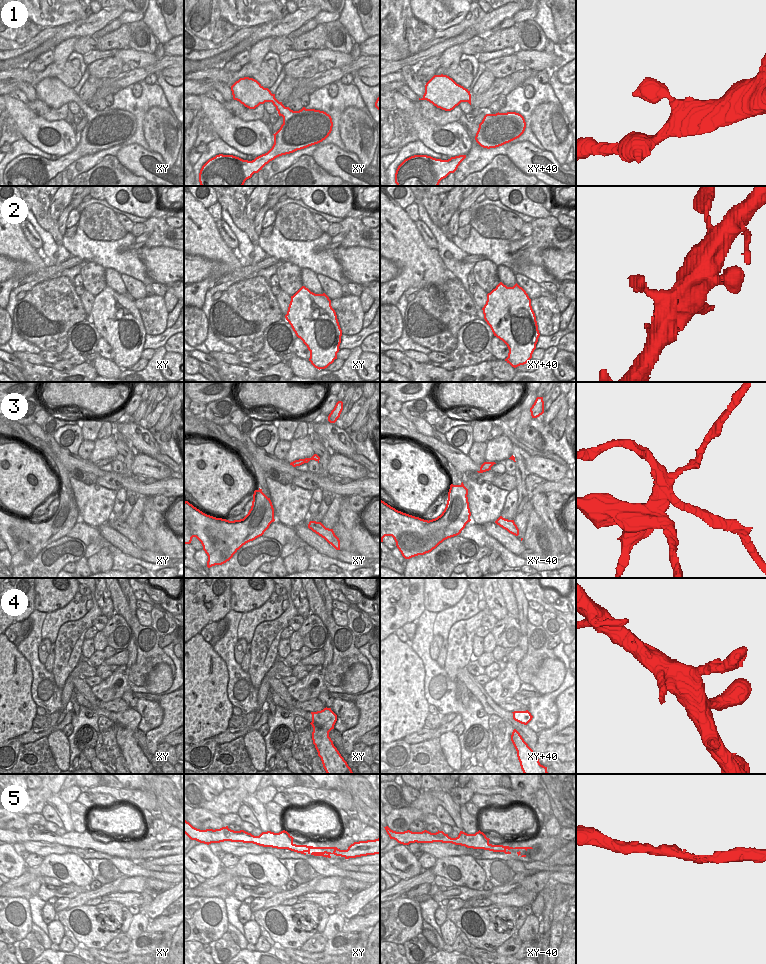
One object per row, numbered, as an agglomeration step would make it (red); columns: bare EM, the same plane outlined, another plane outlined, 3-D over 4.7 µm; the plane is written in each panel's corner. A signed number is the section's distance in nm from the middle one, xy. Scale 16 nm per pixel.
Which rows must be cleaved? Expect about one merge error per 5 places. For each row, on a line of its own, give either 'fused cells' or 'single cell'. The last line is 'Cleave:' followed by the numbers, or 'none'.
1: single cell
2: single cell
3: fused cells
4: single cell
5: single cell
Cleave: 3

